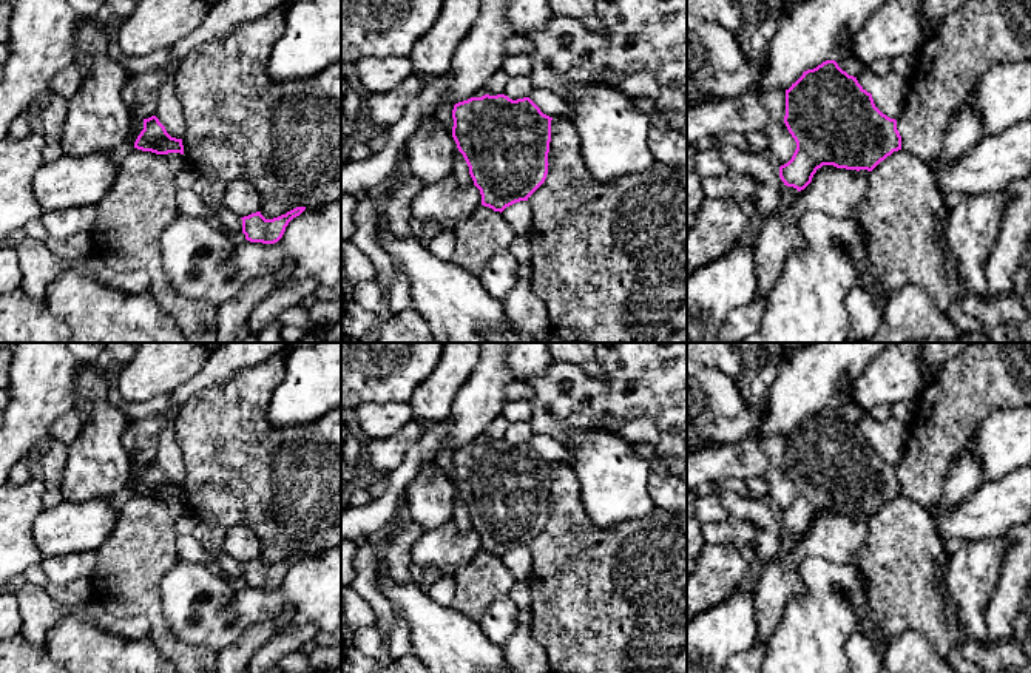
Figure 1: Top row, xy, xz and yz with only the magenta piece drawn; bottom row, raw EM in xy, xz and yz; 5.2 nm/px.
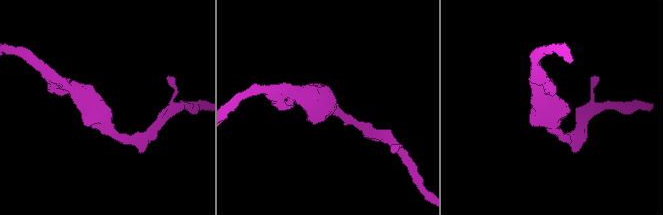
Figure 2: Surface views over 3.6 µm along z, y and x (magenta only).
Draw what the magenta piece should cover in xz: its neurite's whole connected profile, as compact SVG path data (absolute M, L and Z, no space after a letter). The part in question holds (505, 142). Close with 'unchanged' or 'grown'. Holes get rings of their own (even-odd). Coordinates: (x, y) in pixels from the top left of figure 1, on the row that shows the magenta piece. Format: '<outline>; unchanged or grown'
M471 97L454 105L452 119L452 137L469 167L474 185L480 190L482 205L502 213L516 202L528 201L545 182L553 117L543 114L529 97Z; unchanged

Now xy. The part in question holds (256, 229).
M296 207L273 219L265 219L261 211L252 213L241 218L242 233L250 242L275 244L282 238L289 222L299 216L304 210L306 207Z; unchanged

